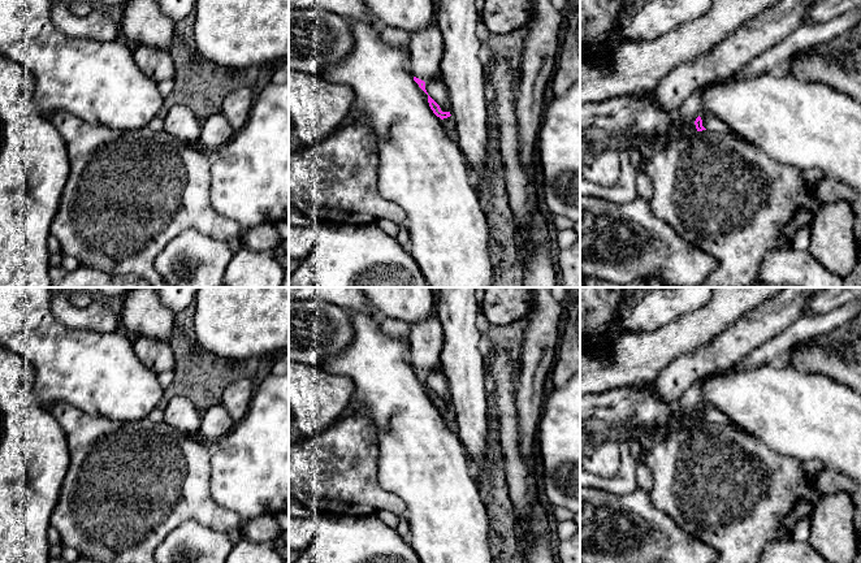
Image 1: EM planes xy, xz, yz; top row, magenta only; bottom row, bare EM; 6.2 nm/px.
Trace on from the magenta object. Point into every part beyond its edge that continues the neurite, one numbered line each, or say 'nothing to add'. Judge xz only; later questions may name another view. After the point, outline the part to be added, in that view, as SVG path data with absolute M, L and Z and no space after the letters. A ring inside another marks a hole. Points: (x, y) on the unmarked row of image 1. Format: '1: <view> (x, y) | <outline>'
1: xz (449, 415) | M450 407L447 410L441 411L441 415L444 417L444 421L445 421L446 426L450 430L457 432L458 426L455 424L455 412L453 411L453 408Z

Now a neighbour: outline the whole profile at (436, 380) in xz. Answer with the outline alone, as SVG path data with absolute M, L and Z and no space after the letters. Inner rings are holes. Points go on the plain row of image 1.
M430 371L425 373L428 386L440 397L442 403L450 403L451 394L447 386L447 380L442 371Z

